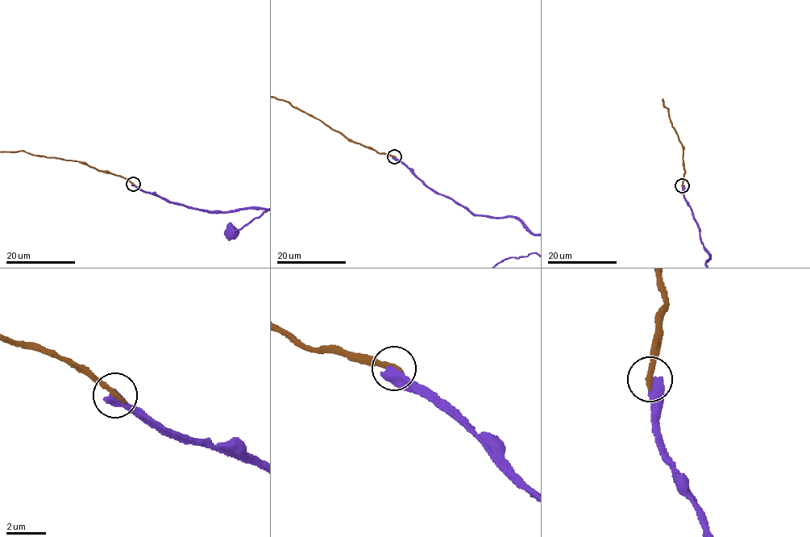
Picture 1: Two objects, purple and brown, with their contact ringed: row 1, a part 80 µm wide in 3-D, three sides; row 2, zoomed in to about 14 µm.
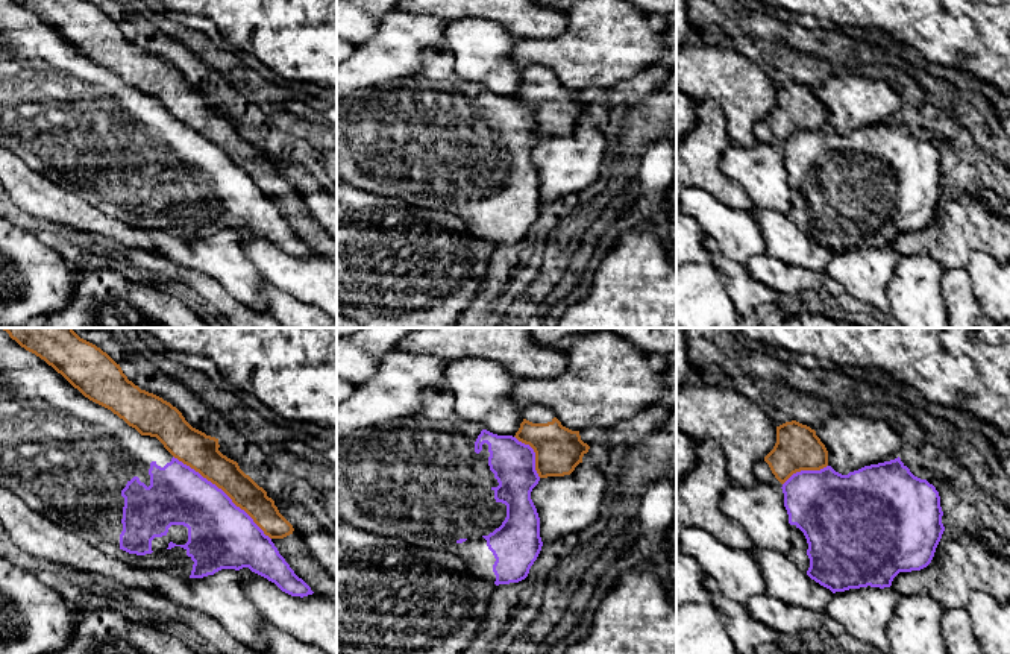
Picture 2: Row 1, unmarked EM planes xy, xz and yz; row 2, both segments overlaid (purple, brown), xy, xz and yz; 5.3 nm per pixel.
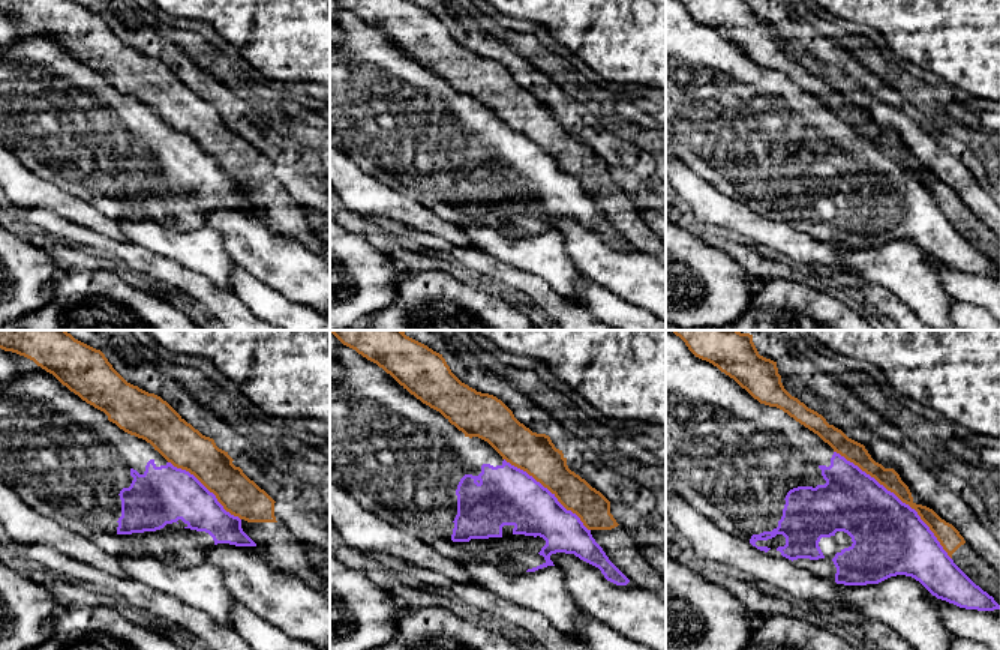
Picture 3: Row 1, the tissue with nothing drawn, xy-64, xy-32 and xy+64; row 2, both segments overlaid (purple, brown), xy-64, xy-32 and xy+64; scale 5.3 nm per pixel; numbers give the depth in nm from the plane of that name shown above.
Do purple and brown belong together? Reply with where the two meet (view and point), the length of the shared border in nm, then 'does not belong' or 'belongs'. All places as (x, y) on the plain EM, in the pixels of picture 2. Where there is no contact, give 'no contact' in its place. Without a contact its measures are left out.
xy (223, 152) | 700 nm | does not belong

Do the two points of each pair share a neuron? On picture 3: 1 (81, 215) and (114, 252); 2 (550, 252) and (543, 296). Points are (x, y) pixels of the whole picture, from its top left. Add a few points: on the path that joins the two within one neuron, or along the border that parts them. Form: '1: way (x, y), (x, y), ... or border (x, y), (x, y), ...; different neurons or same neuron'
1: border (63, 218), (110, 237), (126, 240); different neurons
2: border (514, 266), (538, 275), (555, 291), (576, 302); different neurons

